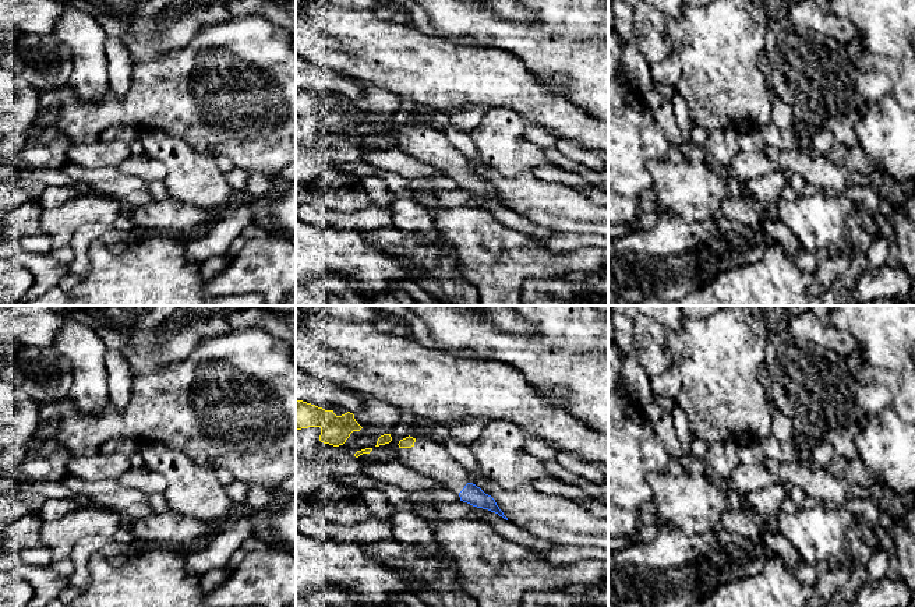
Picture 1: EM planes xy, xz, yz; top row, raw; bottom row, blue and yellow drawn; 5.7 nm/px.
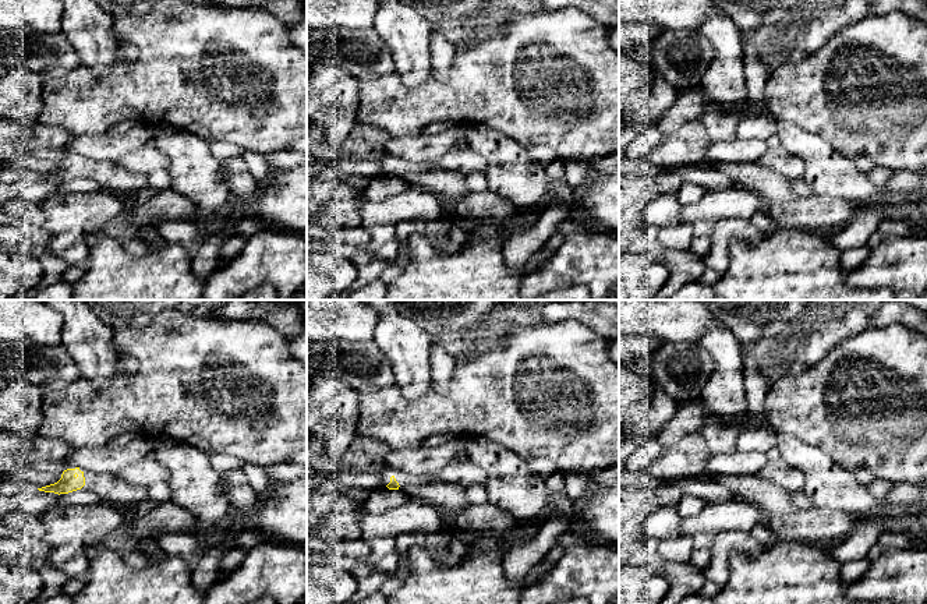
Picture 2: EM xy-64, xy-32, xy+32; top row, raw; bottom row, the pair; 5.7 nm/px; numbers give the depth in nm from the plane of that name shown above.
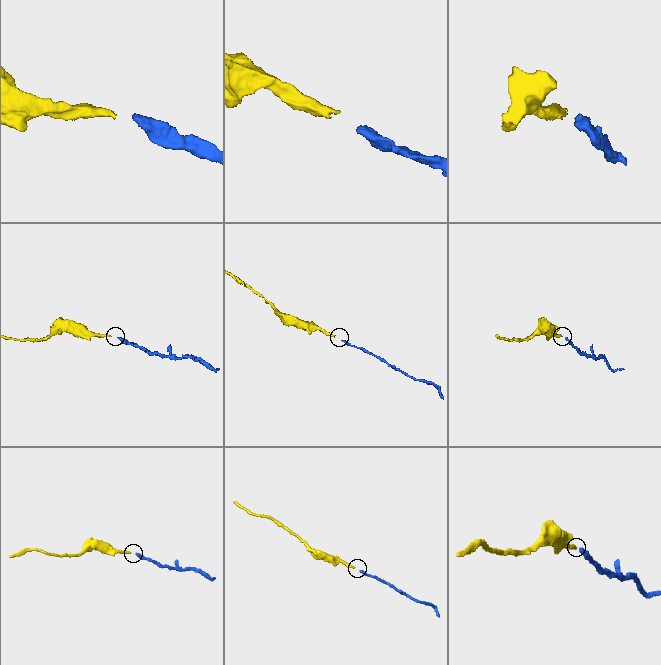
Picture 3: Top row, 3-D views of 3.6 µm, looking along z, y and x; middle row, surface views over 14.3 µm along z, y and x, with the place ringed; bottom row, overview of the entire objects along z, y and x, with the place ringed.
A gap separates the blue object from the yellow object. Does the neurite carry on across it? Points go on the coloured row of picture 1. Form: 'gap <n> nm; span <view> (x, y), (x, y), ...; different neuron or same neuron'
gap 380 nm; span xz (465, 486), (413, 445); same neuron

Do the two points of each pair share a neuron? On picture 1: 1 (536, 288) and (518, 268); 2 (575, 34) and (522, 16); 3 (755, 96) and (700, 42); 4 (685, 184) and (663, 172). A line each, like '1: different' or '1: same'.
1: different
2: different
3: same
4: same

